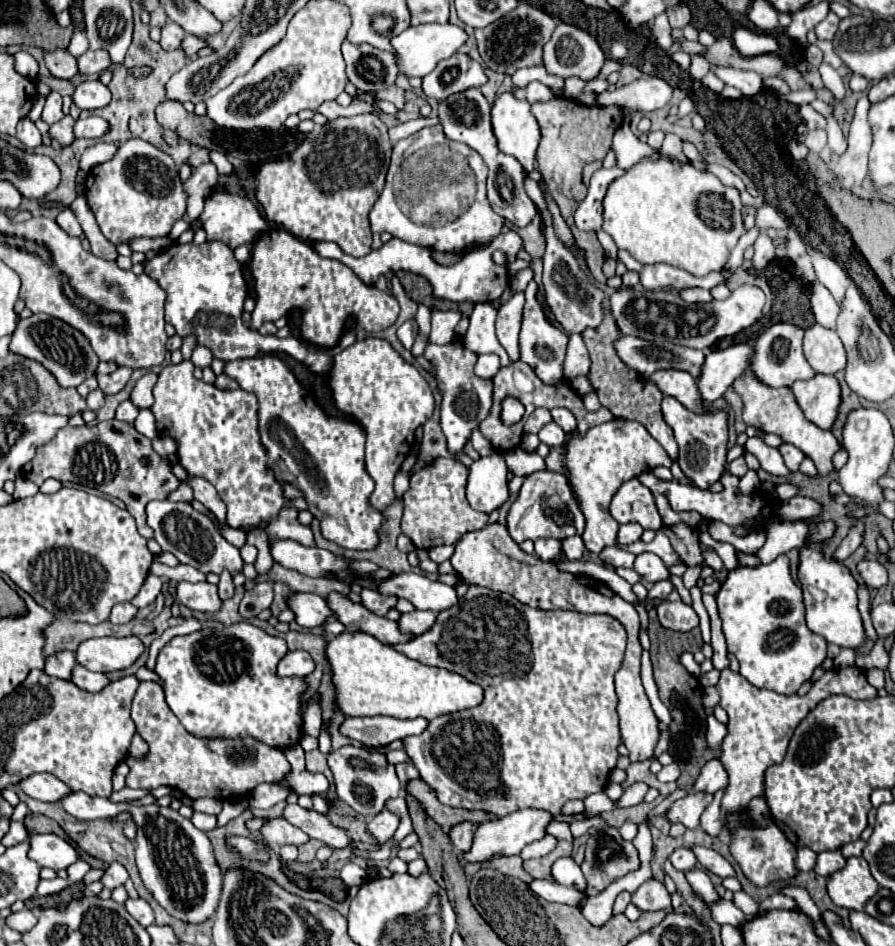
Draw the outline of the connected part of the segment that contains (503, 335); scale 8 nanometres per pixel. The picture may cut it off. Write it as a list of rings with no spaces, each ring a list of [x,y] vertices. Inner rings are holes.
[[[516,292],[508,300],[508,304],[504,304],[498,310],[498,318],[496,318],[496,336],[512,362],[520,358],[518,332],[520,332],[520,322],[522,322],[522,308],[524,308],[524,292]]]

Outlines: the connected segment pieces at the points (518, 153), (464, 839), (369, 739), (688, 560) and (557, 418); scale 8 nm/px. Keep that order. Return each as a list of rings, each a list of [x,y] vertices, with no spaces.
[[[510,92],[502,94],[492,104],[492,126],[498,148],[504,154],[514,156],[526,172],[532,172],[540,130],[530,112],[530,104],[526,100],[516,100]]]
[[[458,822],[456,826],[452,826],[450,830],[446,830],[454,850],[464,852],[468,850],[468,842],[470,842],[470,834],[480,826],[480,822]]]
[[[372,716],[372,718],[346,718],[340,724],[340,734],[358,740],[366,746],[382,746],[392,740],[402,740],[412,734],[420,734],[426,728],[426,718],[398,720],[390,716]]]
[[[684,524],[670,526],[670,528],[664,526],[662,530],[668,534],[674,550],[678,552],[678,556],[682,558],[682,562],[686,566],[702,566],[702,568],[706,566],[706,562],[702,558],[702,548],[698,544],[698,532],[696,530],[688,528]]]
[[[552,408],[550,412],[552,412],[554,422],[556,422],[558,426],[562,426],[562,430],[564,430],[566,434],[570,434],[570,432],[576,428],[576,418],[574,418],[574,414],[572,414],[570,410],[566,410],[566,408]]]

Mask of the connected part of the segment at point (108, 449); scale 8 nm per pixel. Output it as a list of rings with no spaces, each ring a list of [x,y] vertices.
[[[106,420],[106,422],[100,422],[98,426],[92,426],[92,428],[88,428],[88,426],[78,426],[78,428],[64,426],[62,430],[58,430],[58,434],[50,442],[38,446],[38,454],[24,466],[24,476],[38,486],[46,478],[56,478],[60,482],[82,484],[88,488],[96,488],[102,494],[120,498],[126,504],[126,510],[134,516],[138,532],[144,538],[152,538],[152,528],[146,524],[146,512],[144,512],[146,504],[150,500],[164,500],[168,496],[168,492],[172,492],[178,486],[178,478],[170,472],[170,464],[162,462],[162,458],[152,450],[150,440],[146,436],[138,434],[132,424],[118,422],[118,420]]]

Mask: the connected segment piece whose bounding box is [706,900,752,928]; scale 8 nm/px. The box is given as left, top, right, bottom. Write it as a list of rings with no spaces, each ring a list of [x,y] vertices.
[[[726,900],[708,902],[706,906],[710,910],[712,920],[718,922],[718,924],[730,924],[730,926],[740,928],[748,918],[752,918],[752,916],[746,916],[740,908],[736,908],[732,902],[726,902]]]

